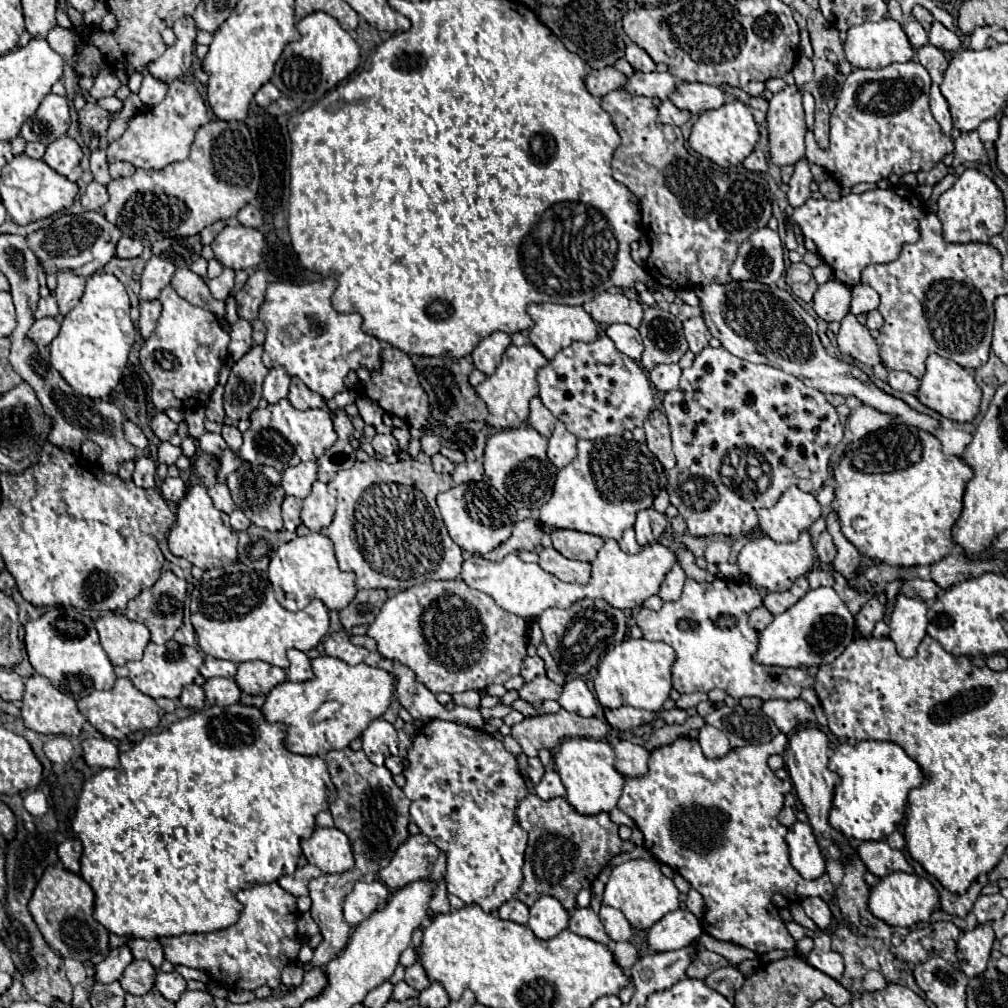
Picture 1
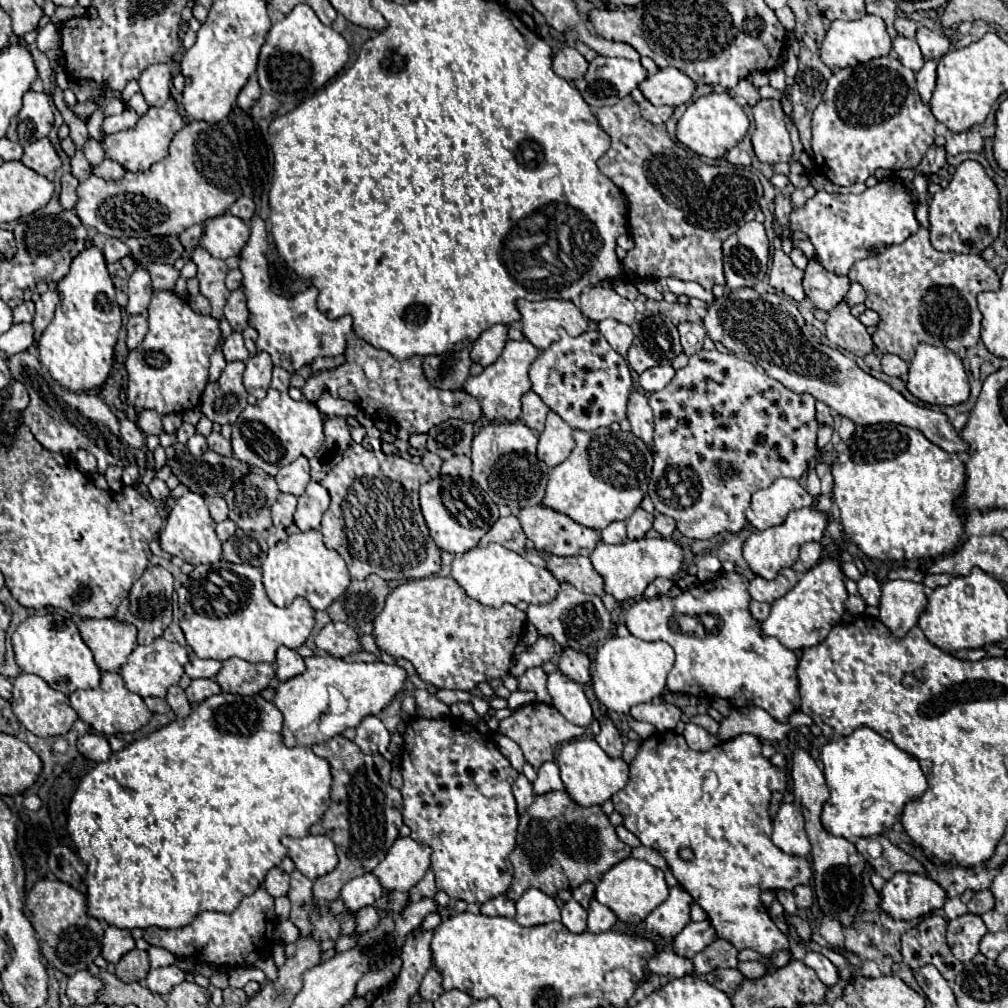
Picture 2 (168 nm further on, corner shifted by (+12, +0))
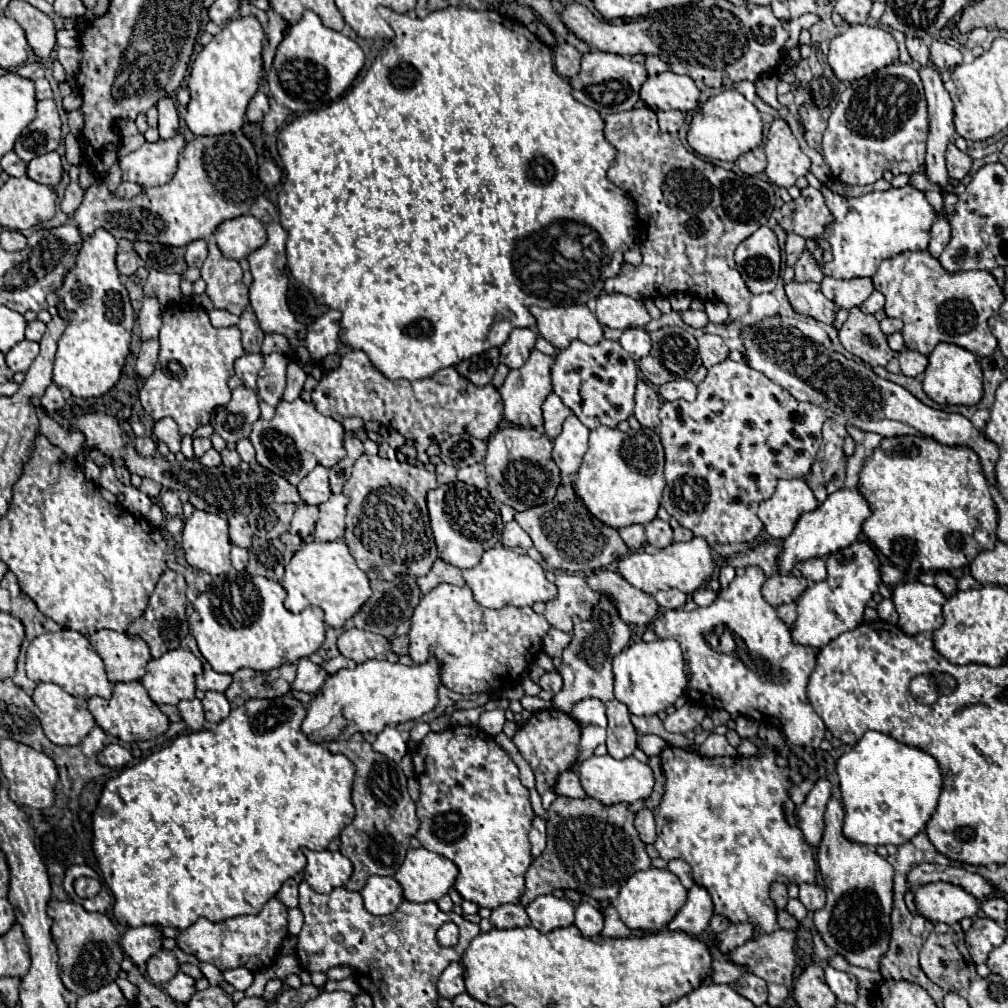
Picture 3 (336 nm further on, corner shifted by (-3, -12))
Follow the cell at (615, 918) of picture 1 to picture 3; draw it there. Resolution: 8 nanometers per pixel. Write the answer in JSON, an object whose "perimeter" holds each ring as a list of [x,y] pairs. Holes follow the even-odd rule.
{"perimeter":[[[607,906],[603,910],[603,916],[605,916],[605,928],[601,930],[603,936],[607,936],[607,938],[625,938],[625,936],[631,934],[631,930],[621,922],[621,918],[619,918],[619,914],[613,906]]]}

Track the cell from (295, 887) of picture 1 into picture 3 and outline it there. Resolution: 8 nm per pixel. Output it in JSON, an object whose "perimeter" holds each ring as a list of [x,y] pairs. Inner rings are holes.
{"perimeter":[[[287,880],[281,890],[277,892],[277,900],[281,900],[287,908],[295,908],[297,906],[297,882],[295,880]]]}

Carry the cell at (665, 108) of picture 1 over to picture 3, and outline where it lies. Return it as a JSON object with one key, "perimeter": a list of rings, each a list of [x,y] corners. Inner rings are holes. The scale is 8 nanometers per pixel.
{"perimeter":[[[667,110],[667,112],[657,112],[657,118],[659,118],[659,130],[661,132],[677,132],[681,126],[683,126],[683,112],[679,110]]]}

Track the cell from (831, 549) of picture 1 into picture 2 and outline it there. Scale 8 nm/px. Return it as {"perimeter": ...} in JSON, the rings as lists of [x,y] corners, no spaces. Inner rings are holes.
{"perimeter":[[[808,542],[808,544],[804,544],[802,548],[800,548],[800,558],[796,560],[796,564],[794,564],[794,570],[796,572],[806,572],[806,570],[810,570],[812,566],[816,566],[818,562],[820,562],[820,558],[822,558],[822,546],[818,544],[818,542]]]}

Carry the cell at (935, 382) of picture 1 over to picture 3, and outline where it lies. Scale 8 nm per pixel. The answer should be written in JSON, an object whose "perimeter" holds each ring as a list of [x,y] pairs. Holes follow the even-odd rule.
{"perimeter":[[[937,344],[929,354],[929,364],[923,372],[923,390],[937,404],[975,406],[983,396],[983,374],[973,352],[955,344]]]}

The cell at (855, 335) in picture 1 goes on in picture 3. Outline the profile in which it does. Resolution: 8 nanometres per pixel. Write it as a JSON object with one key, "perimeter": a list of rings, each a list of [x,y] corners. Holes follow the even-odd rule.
{"perimeter":[[[851,308],[849,312],[849,318],[839,330],[843,348],[871,366],[885,366],[895,352],[887,346],[887,336],[881,332],[875,316],[865,314],[859,308]]]}

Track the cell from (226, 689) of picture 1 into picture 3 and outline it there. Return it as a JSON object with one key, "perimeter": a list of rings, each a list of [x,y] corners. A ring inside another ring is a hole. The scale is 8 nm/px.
{"perimeter":[[[205,692],[203,708],[205,708],[207,722],[213,722],[213,724],[227,718],[229,712],[231,712],[231,704],[225,698],[225,694],[221,694],[221,692]]]}

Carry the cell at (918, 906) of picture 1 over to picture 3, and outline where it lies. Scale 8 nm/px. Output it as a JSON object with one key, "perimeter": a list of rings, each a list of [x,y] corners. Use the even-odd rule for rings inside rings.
{"perimeter":[[[949,882],[925,884],[915,892],[915,898],[921,916],[943,924],[955,924],[963,918],[975,918],[979,910],[979,902],[975,896]]]}

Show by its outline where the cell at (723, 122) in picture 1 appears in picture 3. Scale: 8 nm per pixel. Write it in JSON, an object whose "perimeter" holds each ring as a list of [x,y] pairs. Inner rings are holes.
{"perimeter":[[[735,88],[711,96],[707,102],[699,104],[687,132],[687,142],[697,154],[709,160],[727,162],[735,162],[741,154],[759,146],[761,138],[763,138],[761,112],[749,100],[745,100],[745,96]]]}

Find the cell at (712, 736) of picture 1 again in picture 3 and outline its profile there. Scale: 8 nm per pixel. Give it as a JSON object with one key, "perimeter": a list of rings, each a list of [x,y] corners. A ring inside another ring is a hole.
{"perimeter":[[[709,734],[707,740],[699,746],[699,754],[703,756],[737,756],[737,750],[727,742],[721,734]]]}

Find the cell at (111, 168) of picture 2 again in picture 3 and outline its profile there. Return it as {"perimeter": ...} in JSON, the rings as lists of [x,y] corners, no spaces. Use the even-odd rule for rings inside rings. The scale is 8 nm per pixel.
{"perimeter":[[[121,182],[121,186],[117,188],[117,196],[119,198],[135,198],[143,188],[139,184],[133,182]]]}

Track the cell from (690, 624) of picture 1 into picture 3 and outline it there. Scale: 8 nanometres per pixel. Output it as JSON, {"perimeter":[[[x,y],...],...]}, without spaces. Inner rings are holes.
{"perimeter":[[[751,566],[743,576],[735,576],[735,580],[727,588],[721,588],[713,604],[709,604],[707,608],[695,608],[691,612],[677,608],[659,614],[655,620],[655,632],[659,638],[673,638],[681,644],[683,656],[689,662],[693,674],[687,686],[689,700],[705,708],[723,708],[733,716],[747,716],[757,722],[771,724],[779,728],[791,744],[817,748],[825,736],[825,724],[819,718],[819,714],[811,708],[805,694],[809,676],[815,670],[817,652],[815,648],[807,648],[791,640],[791,626],[783,624],[783,620],[779,620],[777,616],[777,610],[771,604],[767,604],[761,596],[763,582],[763,570]],[[725,634],[733,636],[733,646],[725,646],[725,640],[721,640]]]}

